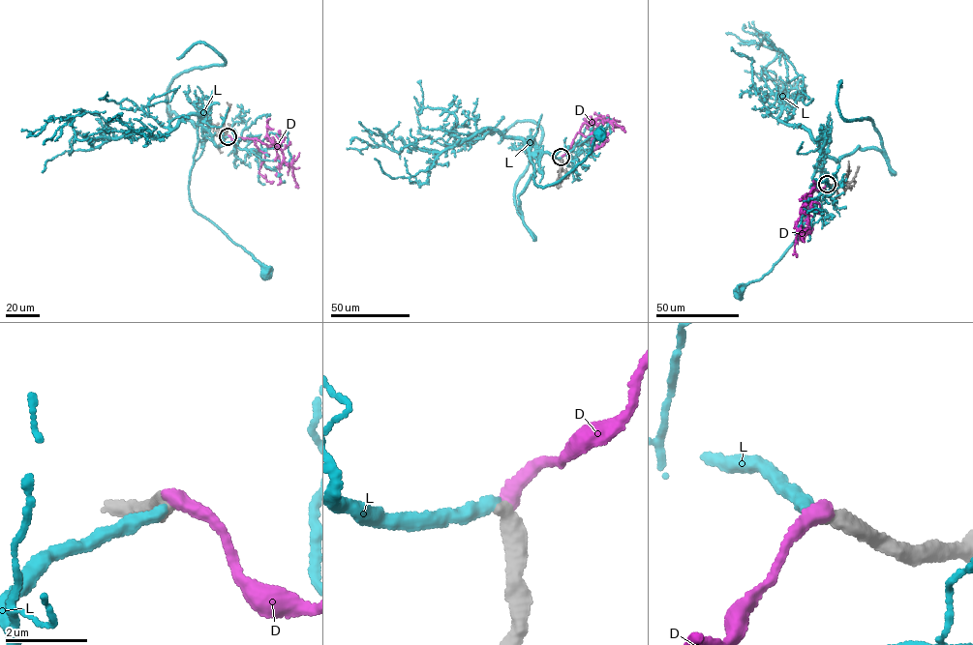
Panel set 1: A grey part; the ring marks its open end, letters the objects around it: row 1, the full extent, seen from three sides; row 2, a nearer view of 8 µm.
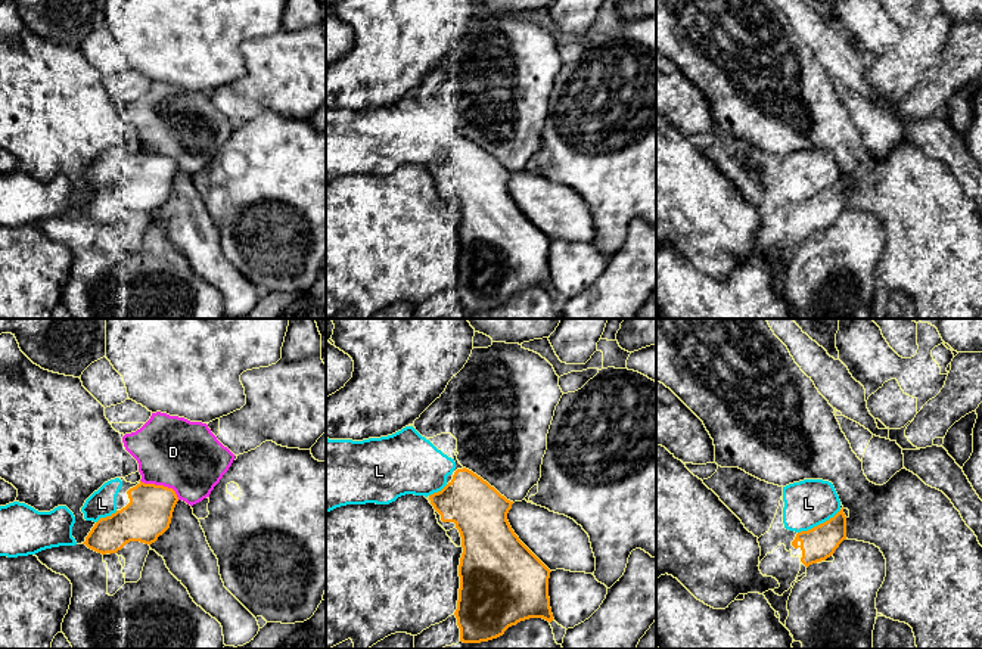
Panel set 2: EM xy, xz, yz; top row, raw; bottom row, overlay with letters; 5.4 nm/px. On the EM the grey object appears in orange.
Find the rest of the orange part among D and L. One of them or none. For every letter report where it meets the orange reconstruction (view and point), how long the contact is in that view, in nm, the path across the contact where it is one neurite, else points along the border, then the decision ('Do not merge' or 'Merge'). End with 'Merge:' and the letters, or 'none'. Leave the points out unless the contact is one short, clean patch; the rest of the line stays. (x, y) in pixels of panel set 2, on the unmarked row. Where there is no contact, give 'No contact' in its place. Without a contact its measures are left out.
D: Touches orange at xy (161, 155). Shared border 240 nm. Do not merge
L: Touches orange at yz (820, 193). Shared border 280 nm. Merge
Merge: L

